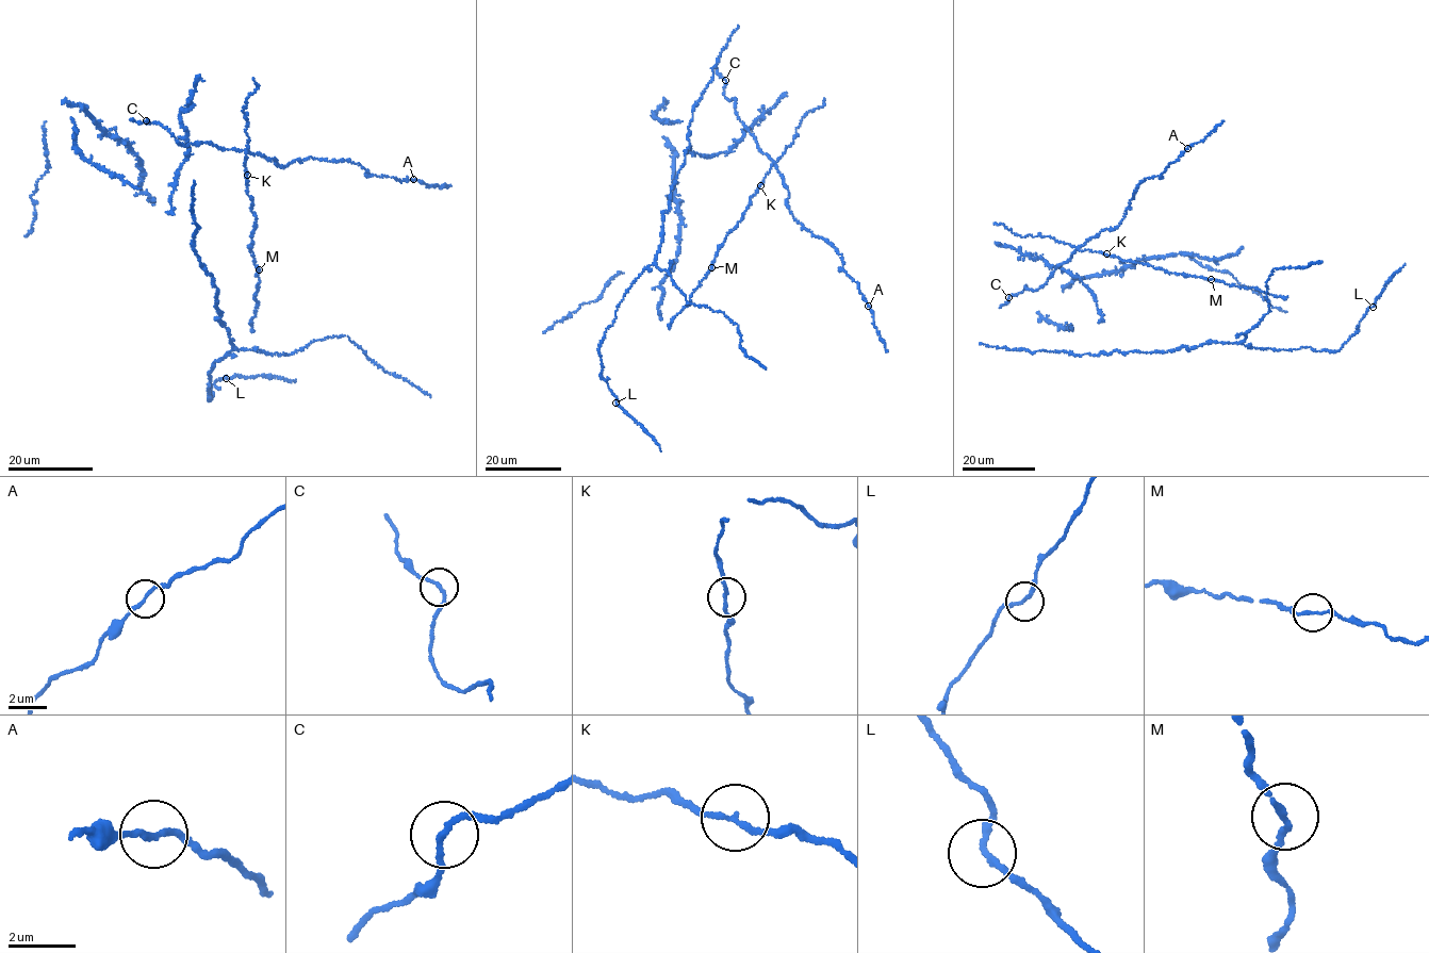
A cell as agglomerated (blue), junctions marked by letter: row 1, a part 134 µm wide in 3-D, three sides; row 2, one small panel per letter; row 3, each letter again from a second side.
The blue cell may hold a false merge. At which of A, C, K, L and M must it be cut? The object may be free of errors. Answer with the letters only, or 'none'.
none

